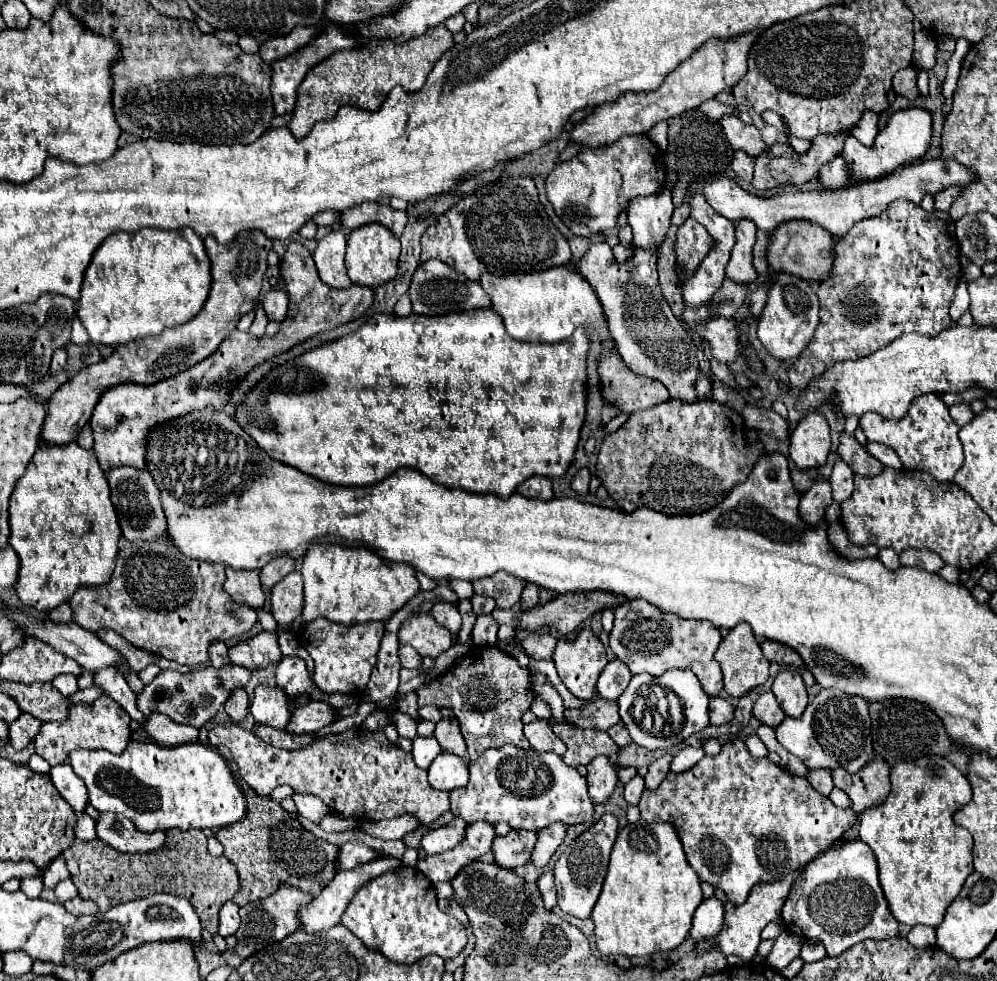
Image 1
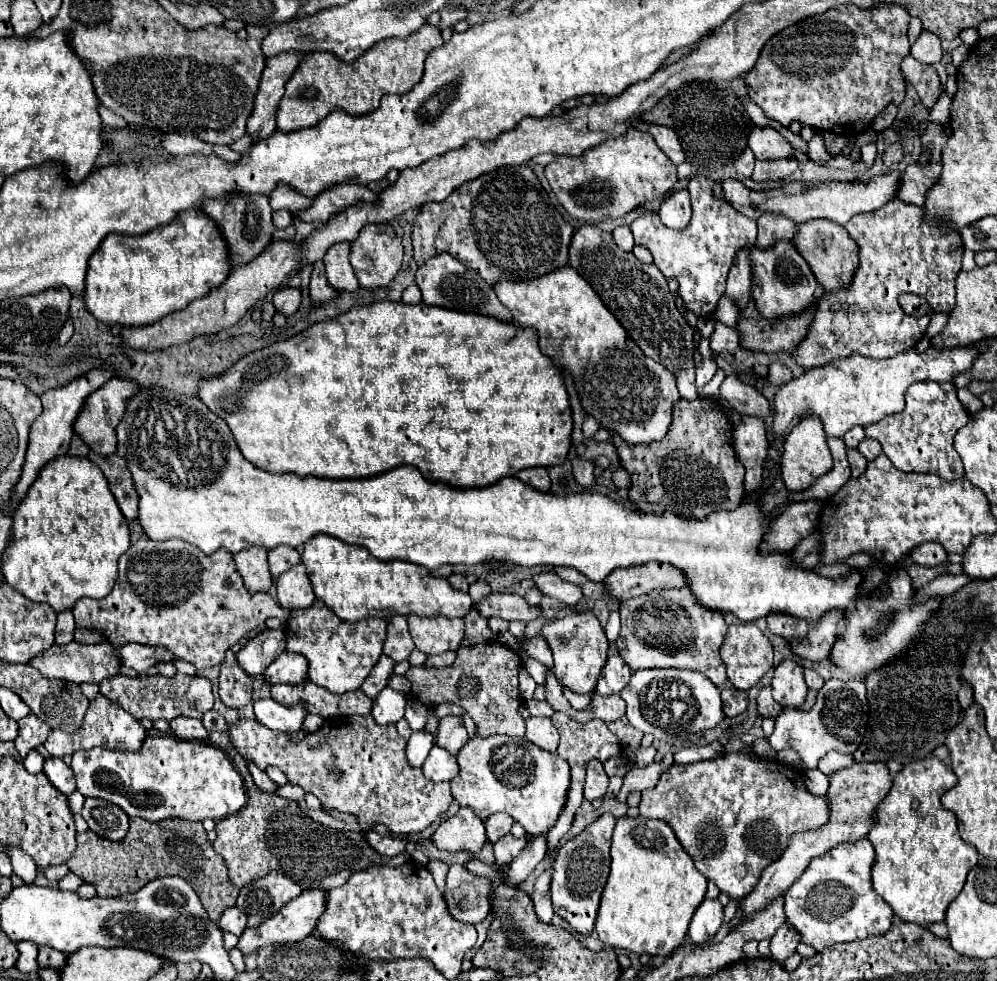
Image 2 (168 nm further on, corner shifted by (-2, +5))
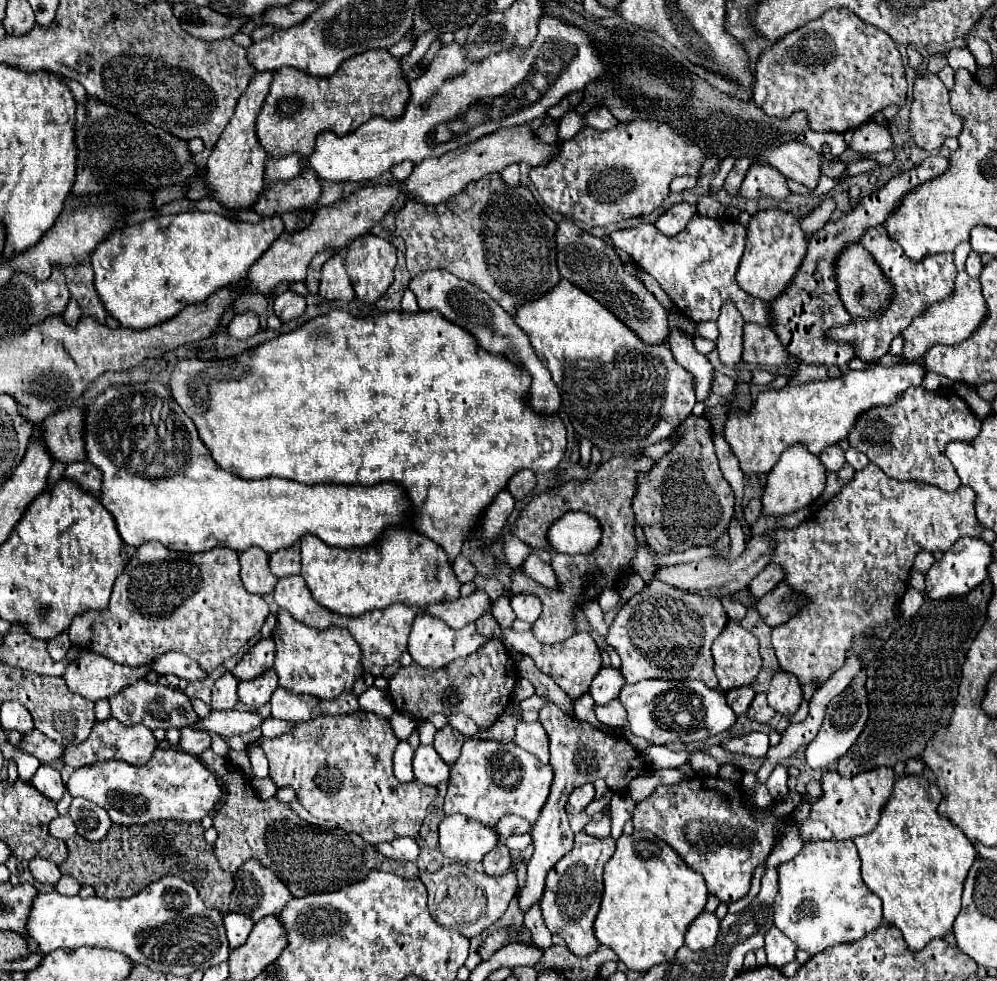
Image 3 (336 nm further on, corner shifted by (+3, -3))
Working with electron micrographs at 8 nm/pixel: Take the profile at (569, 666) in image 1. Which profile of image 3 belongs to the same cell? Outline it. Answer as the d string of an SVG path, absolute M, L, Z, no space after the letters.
M511 627L503 629L503 639L509 647L513 647L515 651L533 657L535 665L539 671L543 671L547 677L551 677L555 683L559 683L559 687L563 687L563 691L575 701L581 695L585 695L589 691L589 685L593 681L593 677L599 673L601 669L601 653L599 647L595 643L595 639L587 633L587 631L579 631L573 633L571 637L567 637L561 643L555 645L543 645L535 639L533 631L525 631L525 633L517 633Z

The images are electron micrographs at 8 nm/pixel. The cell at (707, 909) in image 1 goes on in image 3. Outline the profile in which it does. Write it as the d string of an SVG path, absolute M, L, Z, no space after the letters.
M703 911L687 929L685 933L685 945L691 951L699 951L699 949L709 949L715 945L717 941L717 933L719 933L719 919L715 913L707 913Z

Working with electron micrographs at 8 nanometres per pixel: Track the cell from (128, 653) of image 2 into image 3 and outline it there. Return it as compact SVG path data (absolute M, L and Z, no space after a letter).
M175 651L159 655L159 659L153 659L151 663L147 663L147 667L151 667L151 671L157 673L159 677L165 677L167 673L173 673L173 675L187 679L187 681L207 677L207 673L201 671L193 659L189 659L183 653L175 653Z

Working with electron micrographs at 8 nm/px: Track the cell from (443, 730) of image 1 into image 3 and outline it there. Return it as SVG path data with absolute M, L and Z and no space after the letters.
M445 725L443 729L437 729L433 747L447 765L453 765L459 757L459 751L461 751L463 743L465 743L465 737L459 731L455 731L453 727Z

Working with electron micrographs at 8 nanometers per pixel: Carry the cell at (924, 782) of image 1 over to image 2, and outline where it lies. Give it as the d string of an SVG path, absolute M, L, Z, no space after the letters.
M936 757L926 759L920 765L906 765L896 775L894 785L884 803L880 803L880 807L876 809L876 825L868 833L868 839L876 851L872 867L874 891L892 907L894 915L898 915L902 921L910 921L920 927L944 921L948 905L958 897L966 883L968 871L978 863L976 847L962 841L956 829L956 817L940 803L940 797L948 789L952 789L952 785L956 785L956 775Z

